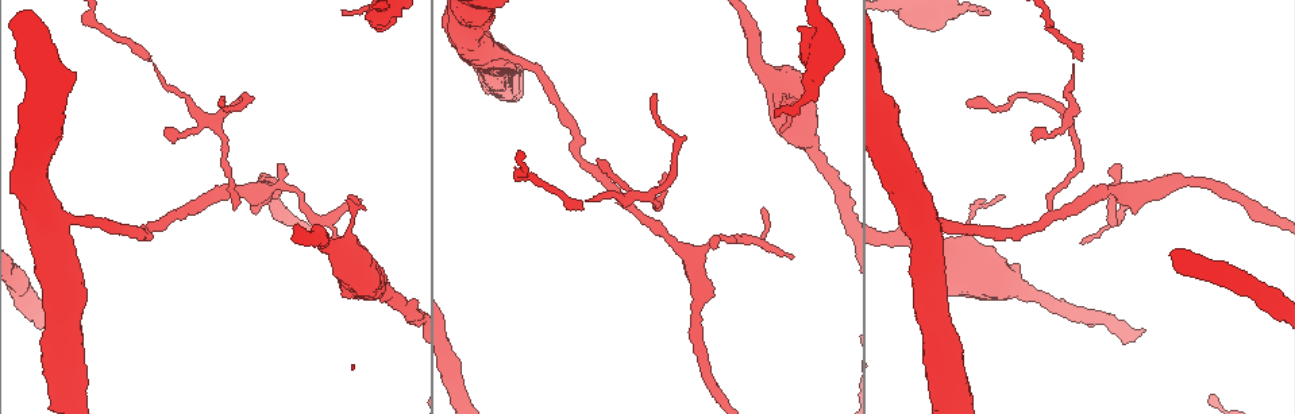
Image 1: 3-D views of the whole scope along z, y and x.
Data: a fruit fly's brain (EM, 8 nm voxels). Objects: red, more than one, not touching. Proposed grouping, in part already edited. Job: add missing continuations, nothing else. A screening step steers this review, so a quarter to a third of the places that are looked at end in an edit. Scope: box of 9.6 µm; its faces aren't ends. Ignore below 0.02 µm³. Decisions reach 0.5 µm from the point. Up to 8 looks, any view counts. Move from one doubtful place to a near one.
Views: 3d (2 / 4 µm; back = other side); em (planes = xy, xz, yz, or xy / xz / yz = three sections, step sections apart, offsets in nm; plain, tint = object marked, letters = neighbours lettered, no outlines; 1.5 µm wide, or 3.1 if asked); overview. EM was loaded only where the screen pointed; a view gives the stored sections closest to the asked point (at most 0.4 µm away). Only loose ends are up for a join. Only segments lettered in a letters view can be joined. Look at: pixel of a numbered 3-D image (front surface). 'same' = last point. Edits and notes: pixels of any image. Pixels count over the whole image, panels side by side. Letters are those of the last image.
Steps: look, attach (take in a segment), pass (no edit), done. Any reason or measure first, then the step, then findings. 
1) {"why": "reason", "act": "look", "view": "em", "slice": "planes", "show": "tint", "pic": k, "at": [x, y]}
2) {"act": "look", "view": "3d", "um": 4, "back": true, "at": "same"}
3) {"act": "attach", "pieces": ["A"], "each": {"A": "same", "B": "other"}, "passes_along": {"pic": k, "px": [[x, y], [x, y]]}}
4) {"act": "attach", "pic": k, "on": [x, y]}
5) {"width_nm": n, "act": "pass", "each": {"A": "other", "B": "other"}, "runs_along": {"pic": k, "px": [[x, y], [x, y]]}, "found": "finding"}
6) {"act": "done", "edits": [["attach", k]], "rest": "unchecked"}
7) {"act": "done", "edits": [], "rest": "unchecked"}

{"why": "branch stops here", "act": "look", "view": "3d", "um": 4, "pic": 1, "at": [1051, 207]}

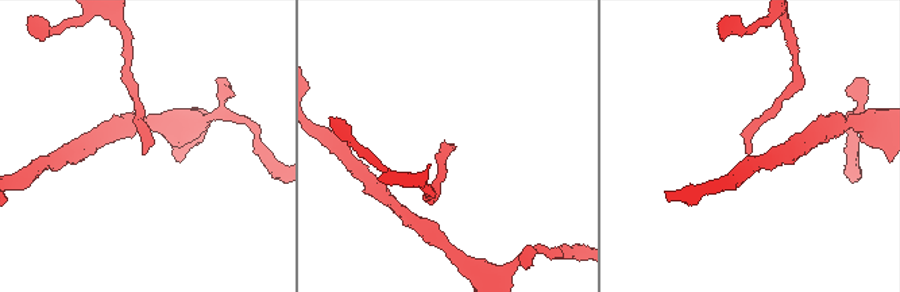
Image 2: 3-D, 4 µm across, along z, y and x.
{"act": "look", "view": "em", "slice": "planes", "show": "letters", "pic": 2, "at": [144, 152]}

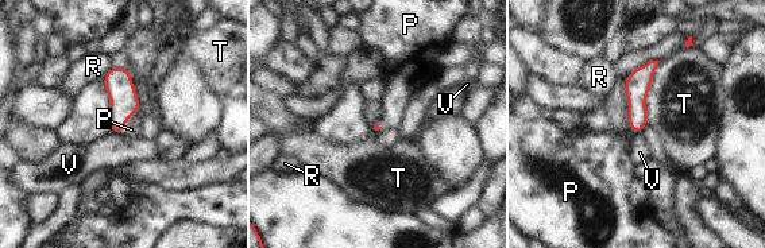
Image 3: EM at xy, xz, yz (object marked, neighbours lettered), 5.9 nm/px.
{"act": "attach", "pieces": ["P"], "each": {"P": "same", "R": "other", "T": "other", "V": "other"}, "passes_along": {"pic": 3, "px": [[124, 103], [126, 121], [131, 130]]}, "found": "the neuron continues"}

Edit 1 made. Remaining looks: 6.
{"why": "see it whole again", "act": "look", "view": "overview"}

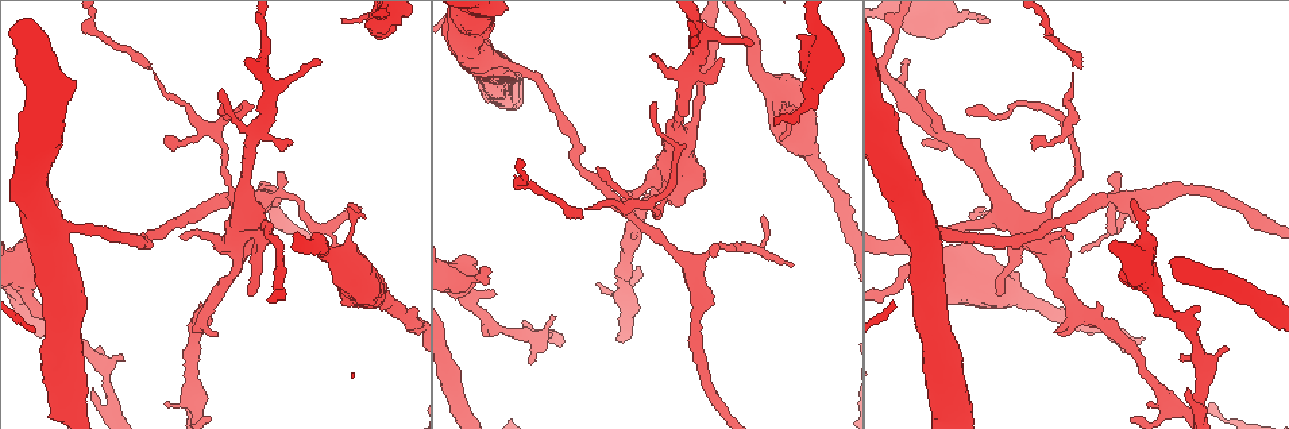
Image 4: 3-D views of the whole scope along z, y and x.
{"why": "tapers out", "act": "look", "view": "em", "slice": "yz", "step": 4, "show": "tint", "pic": 4, "at": [351, 206]}

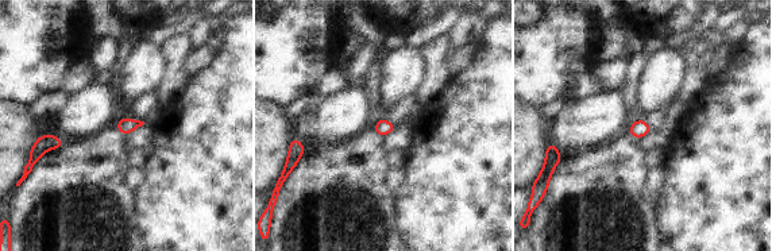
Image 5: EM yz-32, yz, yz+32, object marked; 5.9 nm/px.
{"why": "another direction", "act": "look", "view": "em", "slice": "planes", "show": "tint", "at": "same"}

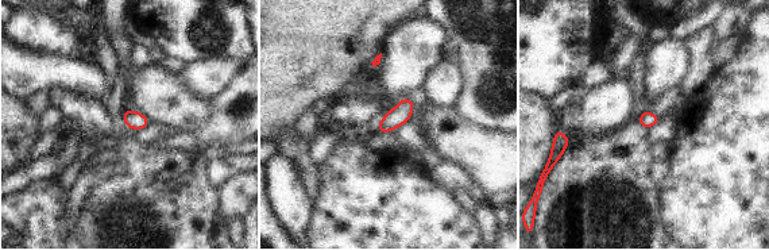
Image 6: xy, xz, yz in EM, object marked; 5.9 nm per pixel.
{"why": "see the neighbours", "act": "look", "view": "em", "slice": "planes", "show": "letters", "at": "same"}

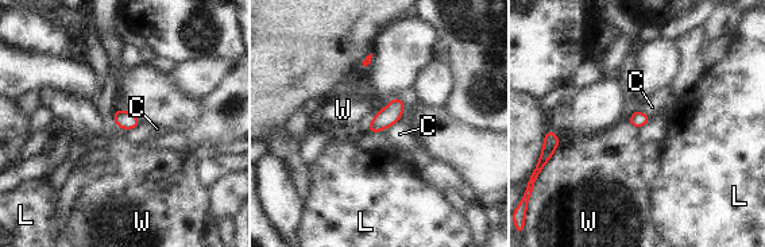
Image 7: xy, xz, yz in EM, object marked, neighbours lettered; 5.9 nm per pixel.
{"width_nm": 100, "act": "pass", "each": {"C": "other", "L": "other", "W": "other"}, "found": "no lettered segment goes on from it"}

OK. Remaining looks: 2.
{"why": "free end", "act": "look", "view": "em", "slice": "planes", "show": "letters", "pic": 4, "at": [1187, 391]}

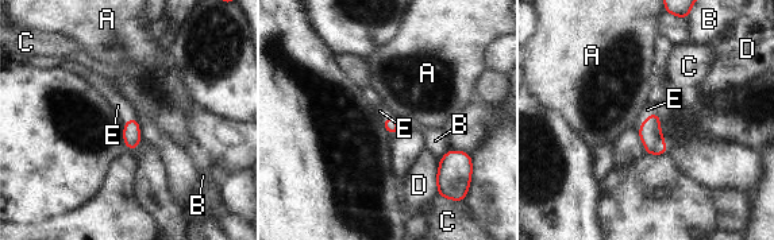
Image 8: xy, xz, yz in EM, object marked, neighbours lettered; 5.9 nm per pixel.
{"act": "attach", "pieces": ["E"], "each": {"A": "other", "B": "other", "C": "other", "D": "other", "E": "same"}, "passes_along": {"pic": 8, "px": [[650, 134], [646, 117], [647, 109]]}, "found": "the neuron continues"}

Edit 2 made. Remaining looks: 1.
{"act": "done", "edits": [["attach", 3], ["attach", 8]], "rest": "unchecked"}

